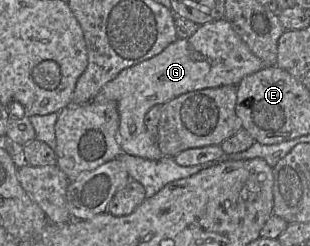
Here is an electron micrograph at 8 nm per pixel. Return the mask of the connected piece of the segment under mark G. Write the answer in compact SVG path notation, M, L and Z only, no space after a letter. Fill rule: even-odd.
M221 19L199 25L192 36L178 38L159 54L122 70L102 87L94 100L116 103L120 118L118 137L122 153L158 160L164 155L157 145L156 136L144 124L144 116L151 107L165 104L181 94L195 90L224 85L237 86L245 76L265 67L263 61L250 51L230 23Z

